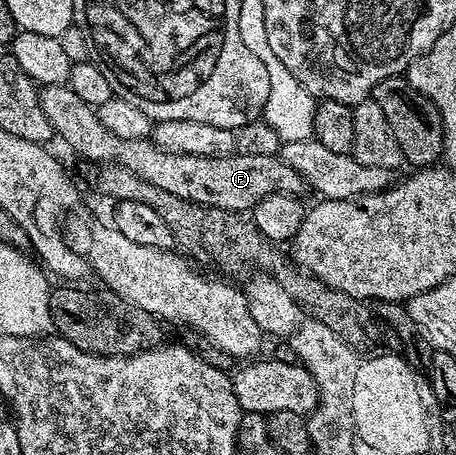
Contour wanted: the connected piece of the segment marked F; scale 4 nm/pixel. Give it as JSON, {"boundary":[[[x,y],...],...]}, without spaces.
{"boundary":[[[56,83],[50,87],[41,87],[39,94],[43,113],[47,113],[47,121],[51,121],[54,136],[62,139],[71,150],[85,159],[90,159],[93,165],[102,163],[117,163],[121,167],[131,169],[143,181],[151,185],[159,185],[159,189],[167,189],[167,193],[175,193],[175,197],[183,197],[183,201],[195,201],[204,207],[227,209],[228,211],[252,212],[254,205],[263,201],[263,197],[271,197],[271,193],[300,196],[301,190],[306,190],[307,184],[291,165],[281,160],[280,154],[276,155],[243,155],[234,153],[223,157],[195,157],[187,153],[171,153],[162,149],[148,139],[124,139],[111,133],[107,125],[103,125],[100,114],[87,101],[82,101],[77,94],[66,84]]]}

